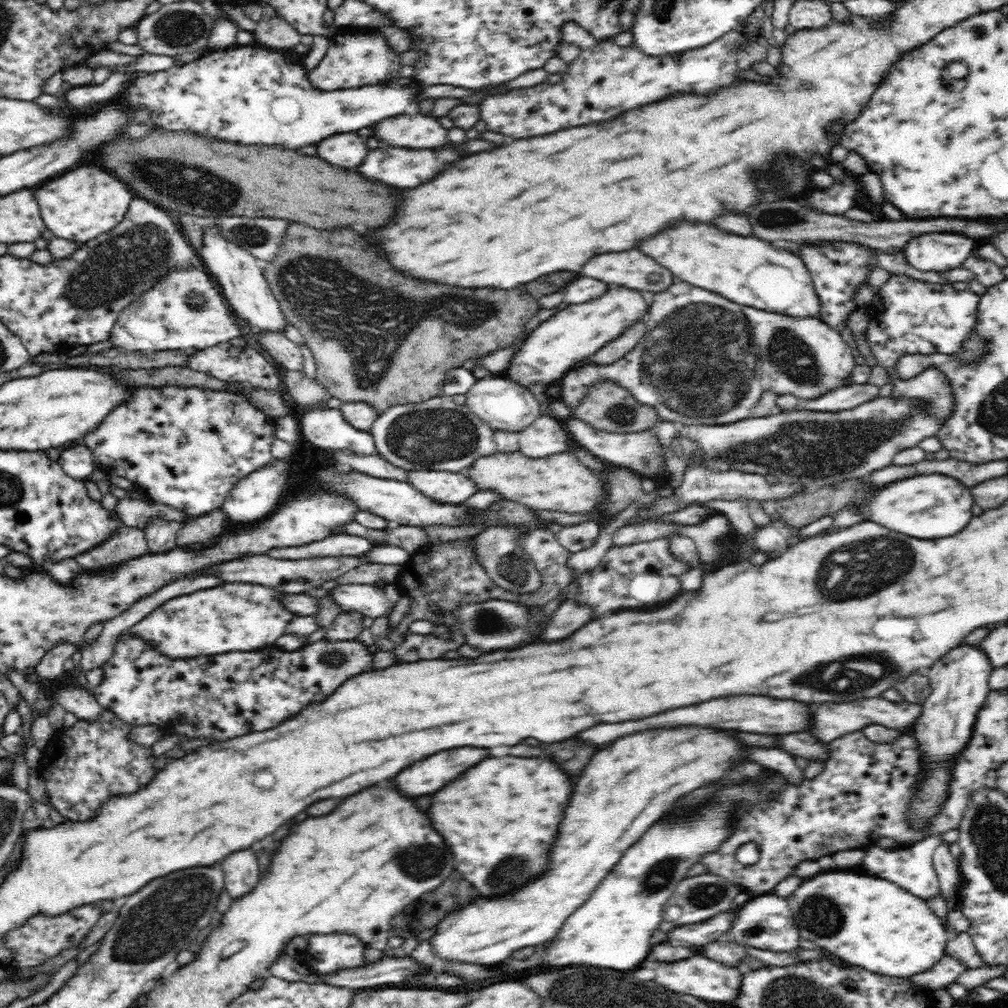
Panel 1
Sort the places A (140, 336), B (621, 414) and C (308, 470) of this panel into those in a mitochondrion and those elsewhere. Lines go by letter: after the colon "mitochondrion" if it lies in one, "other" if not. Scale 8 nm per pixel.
A: other
B: mitochondrion
C: other

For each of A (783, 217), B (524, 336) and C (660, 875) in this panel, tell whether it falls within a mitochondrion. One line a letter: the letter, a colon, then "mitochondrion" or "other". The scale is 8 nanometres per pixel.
A: mitochondrion
B: other
C: mitochondrion

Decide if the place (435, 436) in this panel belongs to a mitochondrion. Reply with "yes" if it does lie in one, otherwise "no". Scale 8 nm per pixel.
yes

